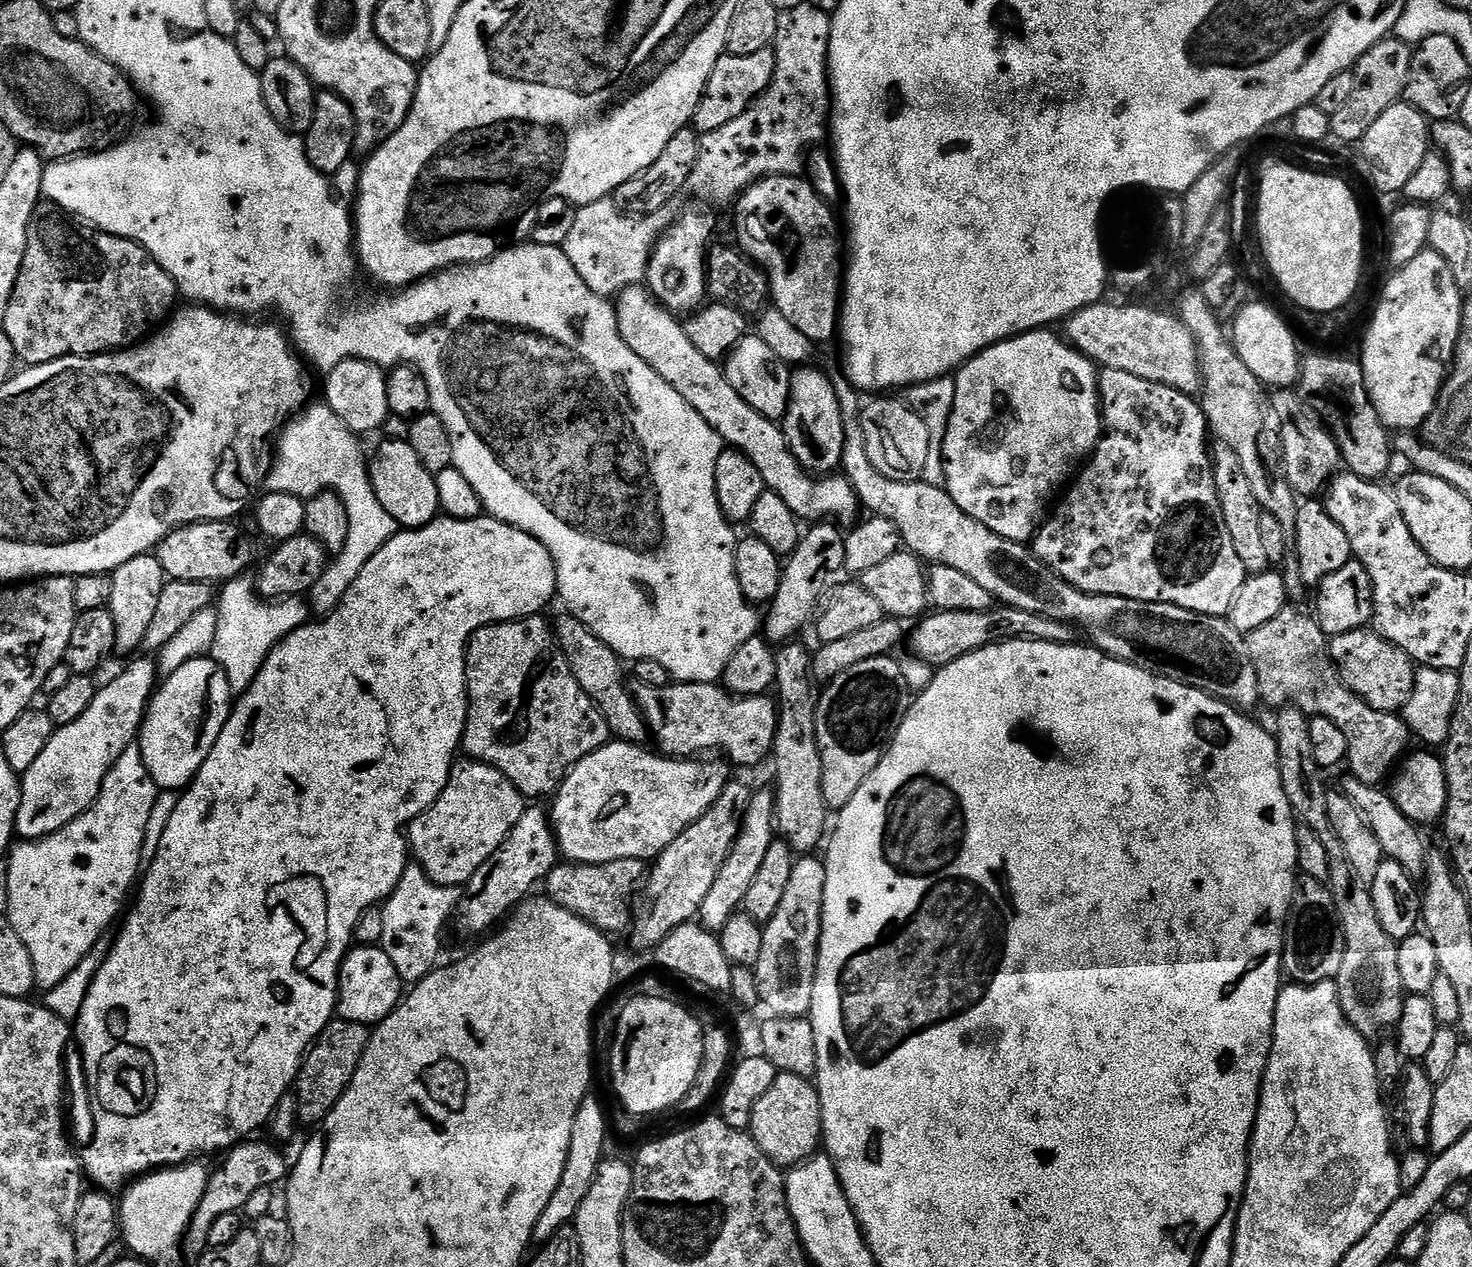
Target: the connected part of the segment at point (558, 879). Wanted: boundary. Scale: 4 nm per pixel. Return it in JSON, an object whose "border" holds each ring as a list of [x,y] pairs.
{"border":[[[620,866],[602,868],[553,867],[546,877],[548,892],[557,900],[565,913],[581,920],[587,920],[594,928],[605,934],[613,934],[619,928],[627,929],[630,924],[630,904],[628,895],[632,892],[632,876]]]}

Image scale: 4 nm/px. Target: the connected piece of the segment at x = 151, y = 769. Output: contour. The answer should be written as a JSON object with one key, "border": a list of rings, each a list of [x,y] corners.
{"border":[[[204,658],[190,661],[182,666],[182,670],[174,670],[174,674],[163,677],[164,685],[161,688],[159,685],[148,701],[148,711],[144,713],[138,729],[138,759],[147,779],[157,789],[187,789],[204,765],[204,759],[208,757],[212,743],[218,738],[224,723],[228,721],[230,704],[226,701],[220,700],[208,708],[208,687],[212,684],[211,667],[213,665]]]}

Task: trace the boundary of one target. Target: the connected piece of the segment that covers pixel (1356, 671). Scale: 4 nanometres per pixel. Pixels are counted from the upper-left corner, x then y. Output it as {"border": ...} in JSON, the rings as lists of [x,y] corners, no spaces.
{"border":[[[1356,628],[1353,632],[1331,637],[1328,652],[1331,652],[1338,666],[1336,668],[1338,676],[1348,676],[1349,683],[1352,683],[1359,692],[1364,692],[1376,707],[1386,708],[1390,714],[1401,709],[1404,700],[1402,696],[1398,697],[1398,693],[1402,690],[1402,684],[1413,683],[1411,682],[1413,665],[1399,648],[1388,643],[1384,637],[1377,636],[1375,631]]]}

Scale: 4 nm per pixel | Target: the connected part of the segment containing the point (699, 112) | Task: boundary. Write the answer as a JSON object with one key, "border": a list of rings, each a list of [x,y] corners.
{"border":[[[764,50],[752,51],[748,56],[729,55],[727,58],[717,60],[692,114],[691,127],[696,127],[697,133],[703,134],[726,126],[726,122],[734,122],[734,118],[738,118],[765,95],[773,75],[773,57]]]}

